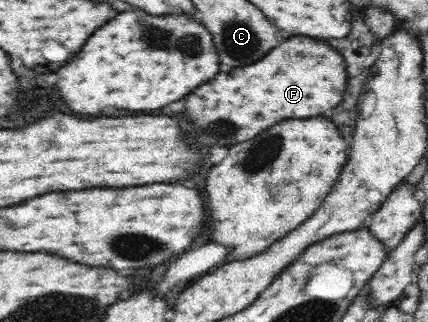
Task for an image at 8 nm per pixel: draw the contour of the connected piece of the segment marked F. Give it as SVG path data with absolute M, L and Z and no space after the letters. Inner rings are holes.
M294 35L274 47L258 63L238 67L230 75L218 73L212 81L192 91L192 95L186 97L186 115L192 133L186 137L188 143L196 143L196 149L214 143L230 147L256 137L282 119L306 119L336 107L347 88L346 63L342 55L324 41ZM200 133L216 135L216 139L200 143Z

